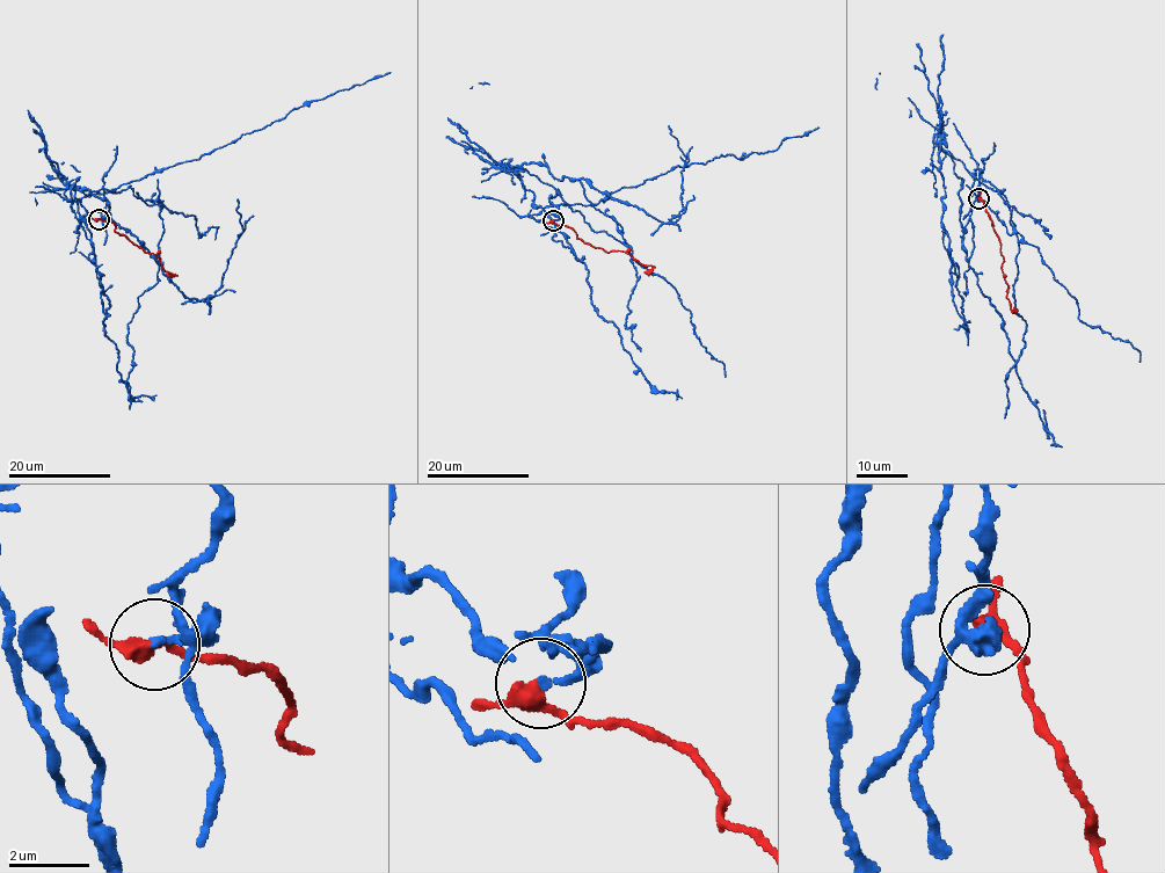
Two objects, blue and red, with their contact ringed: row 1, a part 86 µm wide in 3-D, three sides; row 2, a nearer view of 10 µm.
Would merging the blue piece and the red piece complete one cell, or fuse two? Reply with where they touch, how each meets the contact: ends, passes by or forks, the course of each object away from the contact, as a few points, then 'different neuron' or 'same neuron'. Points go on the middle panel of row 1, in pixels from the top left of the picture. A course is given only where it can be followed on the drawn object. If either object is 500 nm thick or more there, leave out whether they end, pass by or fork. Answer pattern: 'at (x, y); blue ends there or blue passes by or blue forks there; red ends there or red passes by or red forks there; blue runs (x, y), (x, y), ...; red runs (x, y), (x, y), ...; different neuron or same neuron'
at (553, 220); blue ends there; red passes by; blue runs (554, 220), (565, 202), (523, 165), (583, 177), (661, 222), (677, 217), (686, 158), (668, 125); red runs (553, 220), (568, 225), (590, 246), (625, 253), (652, 268), (643, 273); different neuron

